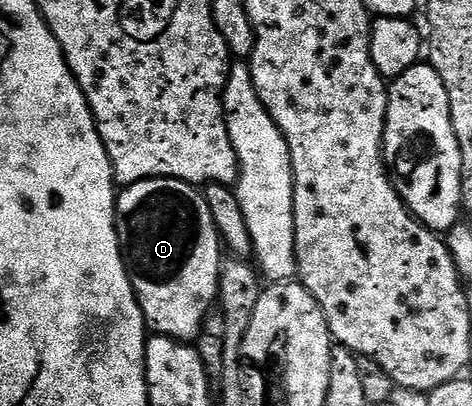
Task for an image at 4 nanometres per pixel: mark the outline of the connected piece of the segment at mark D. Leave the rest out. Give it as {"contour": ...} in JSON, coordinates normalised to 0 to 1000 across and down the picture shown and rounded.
{"contour":[[[303,441],[263,458],[244,493],[244,562],[314,808],[354,835],[411,837],[464,732],[468,591],[436,478],[381,441]]]}

